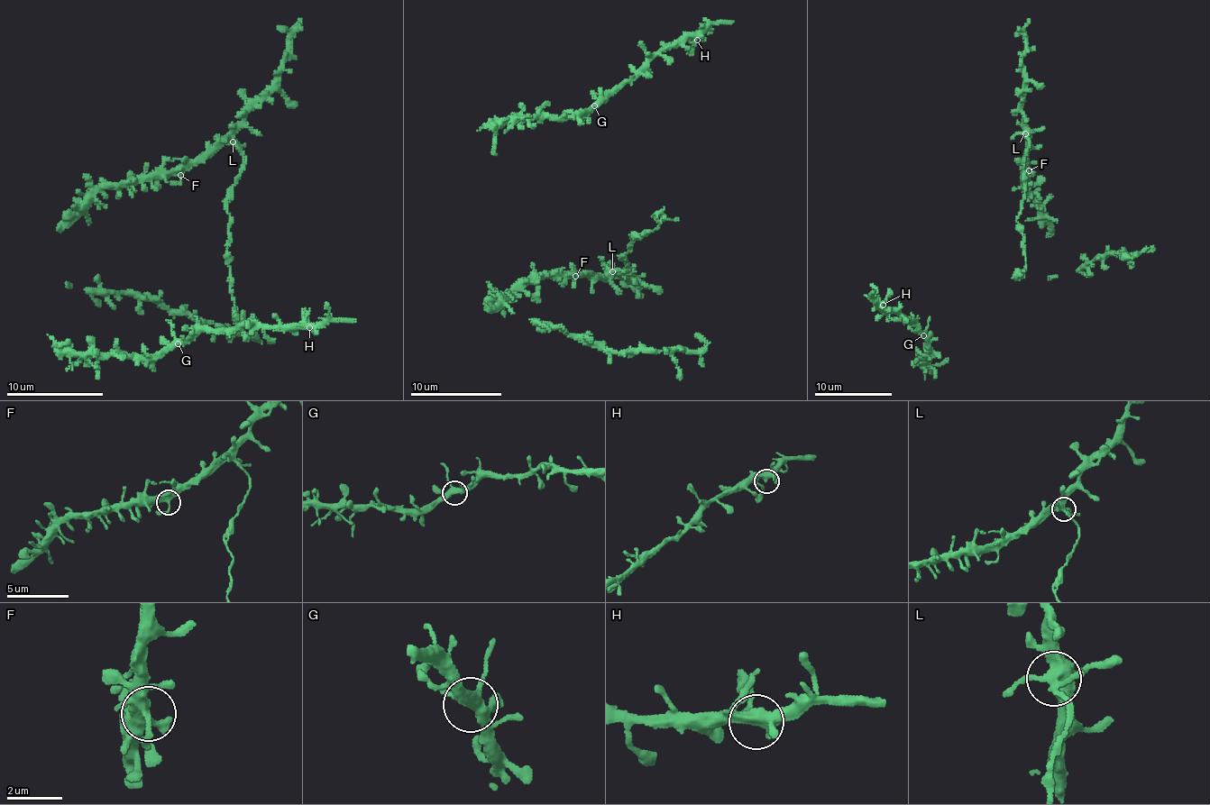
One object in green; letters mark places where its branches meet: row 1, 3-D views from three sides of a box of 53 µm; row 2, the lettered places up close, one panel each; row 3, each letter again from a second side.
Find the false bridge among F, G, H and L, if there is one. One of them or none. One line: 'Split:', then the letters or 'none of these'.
Split: L

